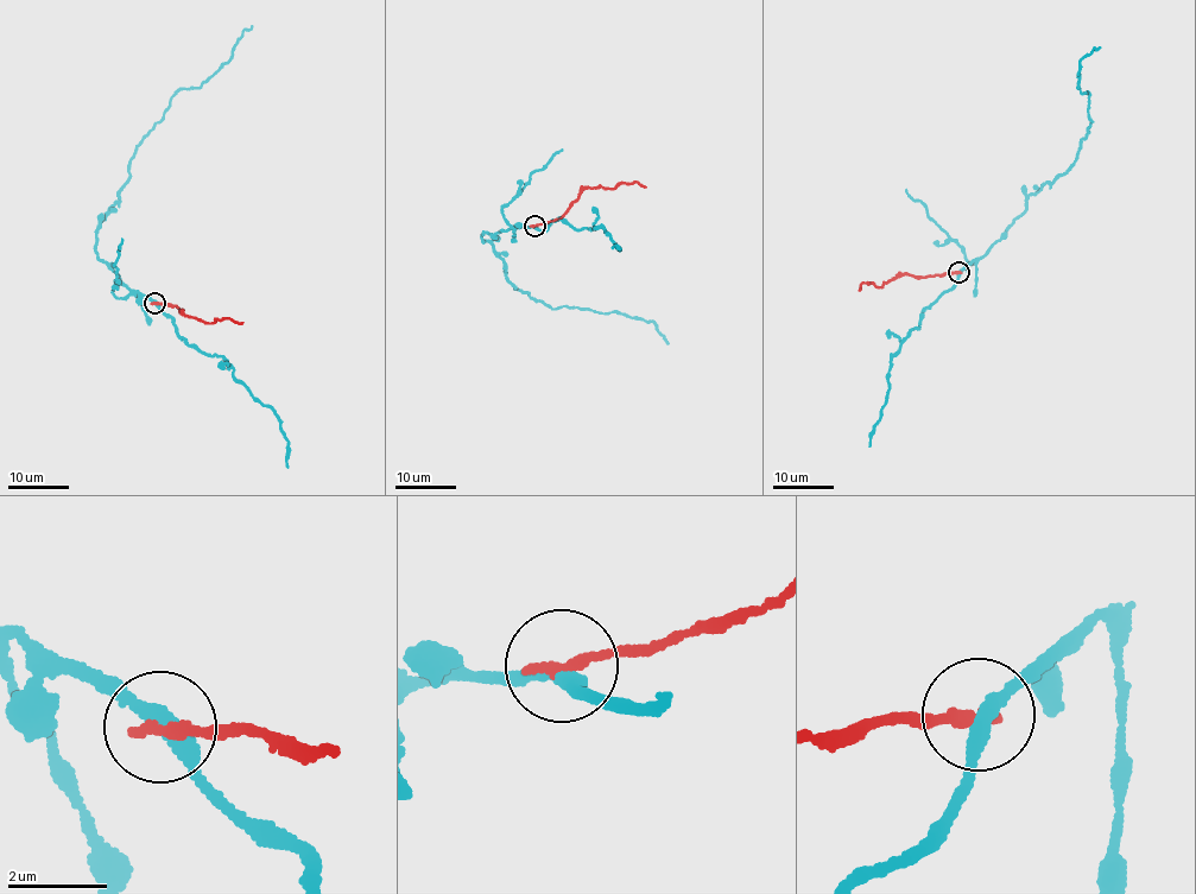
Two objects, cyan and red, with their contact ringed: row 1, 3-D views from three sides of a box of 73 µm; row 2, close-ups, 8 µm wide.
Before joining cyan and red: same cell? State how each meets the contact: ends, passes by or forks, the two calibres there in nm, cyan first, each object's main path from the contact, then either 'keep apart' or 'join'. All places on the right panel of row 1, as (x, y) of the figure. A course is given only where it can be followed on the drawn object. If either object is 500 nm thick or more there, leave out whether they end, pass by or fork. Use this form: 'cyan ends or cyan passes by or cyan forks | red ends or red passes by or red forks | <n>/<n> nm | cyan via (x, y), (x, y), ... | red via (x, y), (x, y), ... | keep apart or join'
cyan passes by | red ends | 320/260 nm | cyan via (960, 272), (1073, 164), (1093, 121), (1088, 93), (1077, 86), (1080, 61), (1100, 48) | red via (960, 272), (898, 277), (878, 287), (862, 284), (859, 290) | keep apart

